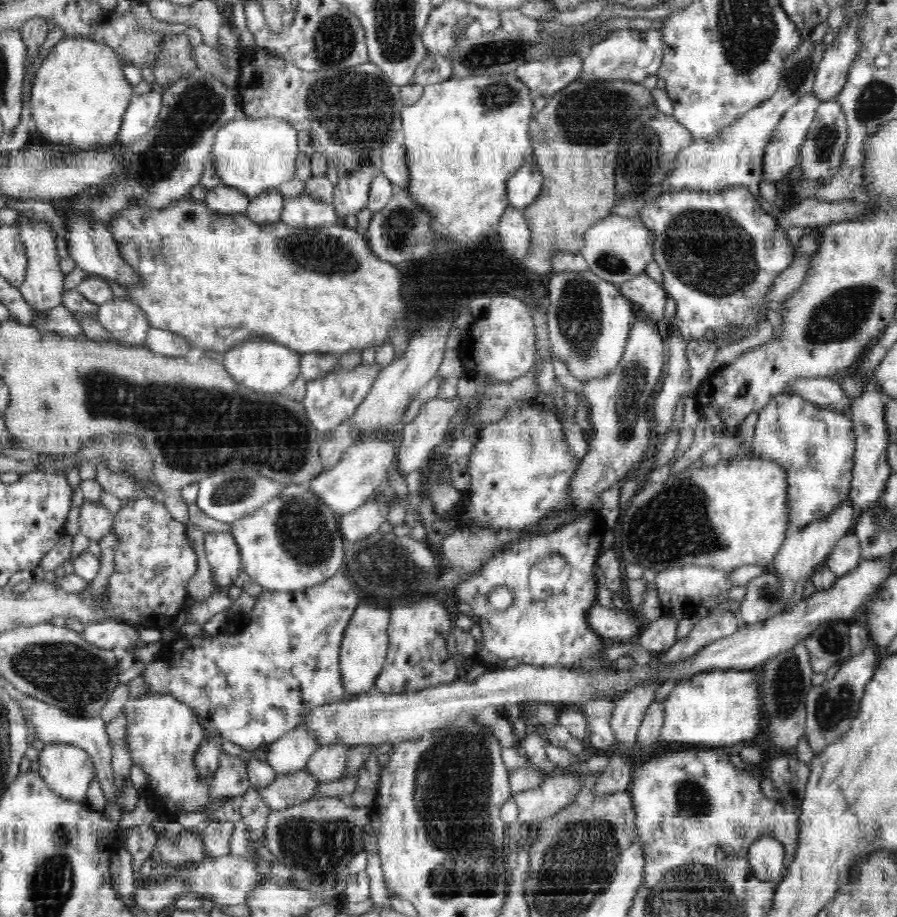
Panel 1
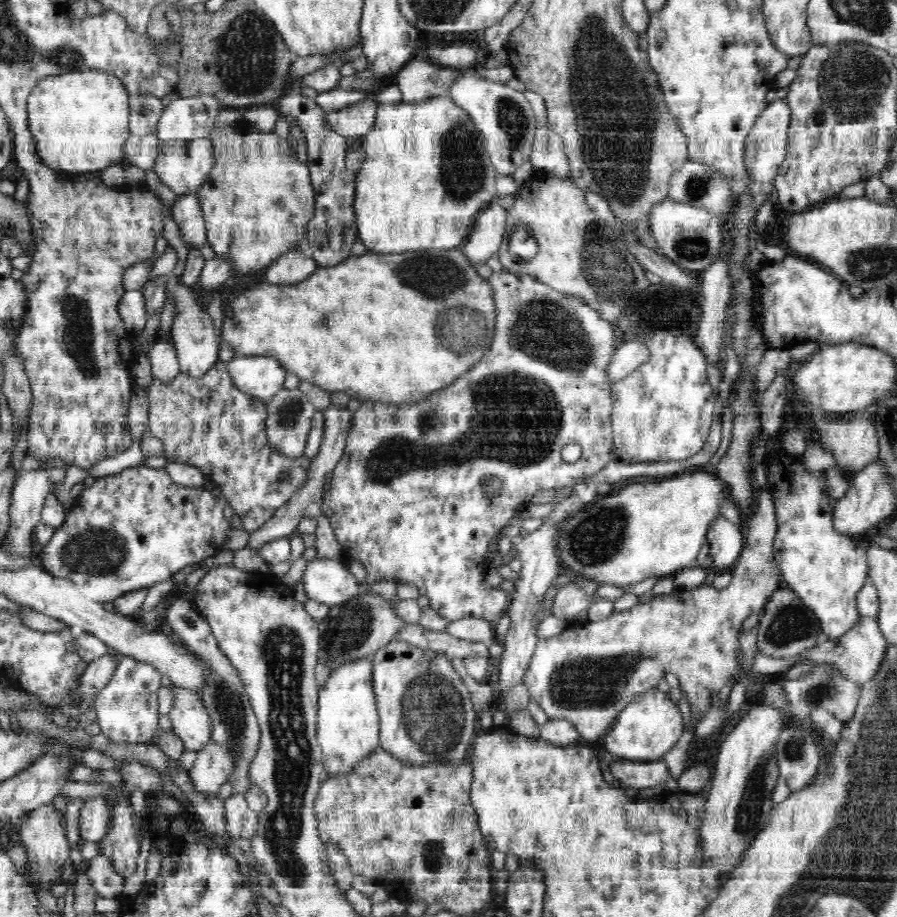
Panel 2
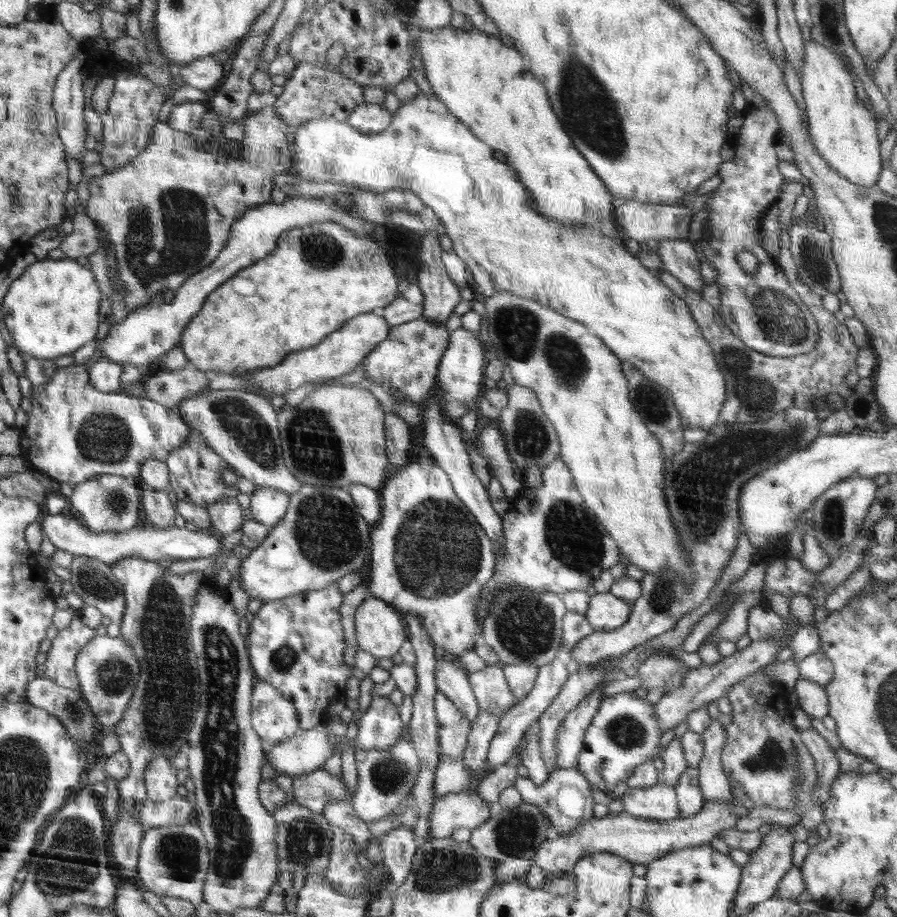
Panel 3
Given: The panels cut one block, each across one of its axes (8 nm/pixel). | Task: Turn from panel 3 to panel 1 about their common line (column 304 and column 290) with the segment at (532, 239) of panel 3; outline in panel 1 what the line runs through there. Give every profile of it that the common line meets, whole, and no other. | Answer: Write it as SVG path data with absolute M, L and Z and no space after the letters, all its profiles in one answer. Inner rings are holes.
M241 116L218 129L211 159L222 184L236 187L252 199L261 192L278 190L282 182L292 180L299 152L298 133L288 121L273 116Z

